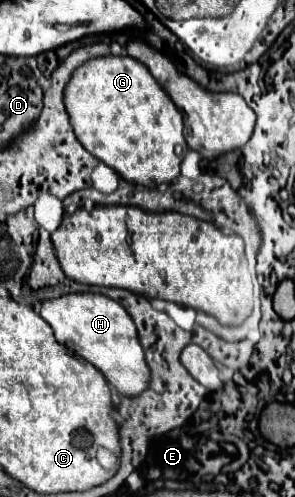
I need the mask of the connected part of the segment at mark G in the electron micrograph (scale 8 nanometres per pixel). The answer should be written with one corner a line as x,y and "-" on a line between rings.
107,55
81,65
65,87
65,107
79,143
93,157
115,169
125,181
153,189
179,177
181,161
188,150
183,134
183,114
177,111
173,101
169,101
169,95
161,89
161,85
157,85
149,69
145,69
145,65
141,65
133,57

